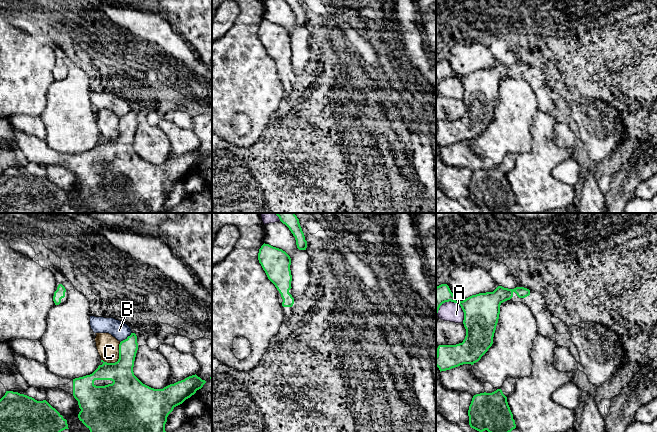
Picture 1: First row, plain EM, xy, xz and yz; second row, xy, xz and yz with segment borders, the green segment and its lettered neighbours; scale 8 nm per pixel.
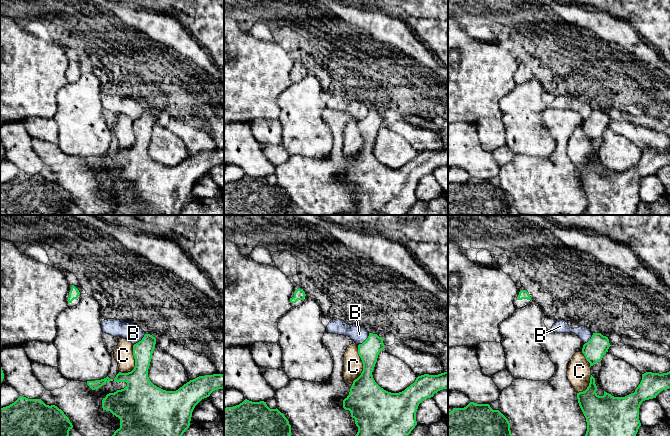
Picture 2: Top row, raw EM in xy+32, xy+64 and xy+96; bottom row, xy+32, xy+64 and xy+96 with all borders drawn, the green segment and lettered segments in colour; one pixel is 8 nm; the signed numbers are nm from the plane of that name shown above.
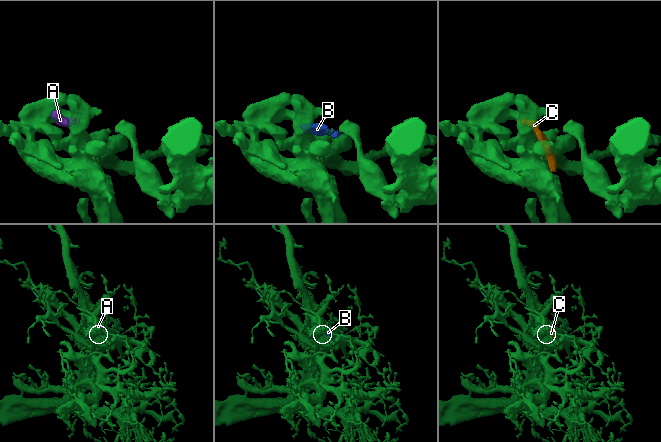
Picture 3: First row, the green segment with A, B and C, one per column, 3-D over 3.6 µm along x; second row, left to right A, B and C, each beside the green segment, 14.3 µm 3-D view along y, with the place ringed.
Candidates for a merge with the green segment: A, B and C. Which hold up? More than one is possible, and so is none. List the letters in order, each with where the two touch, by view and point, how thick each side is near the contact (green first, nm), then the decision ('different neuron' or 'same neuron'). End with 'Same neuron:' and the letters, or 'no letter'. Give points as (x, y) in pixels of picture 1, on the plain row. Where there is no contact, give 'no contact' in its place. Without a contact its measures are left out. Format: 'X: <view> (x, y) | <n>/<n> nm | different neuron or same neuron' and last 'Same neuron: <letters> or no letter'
A: yz (458, 79) | 280/160 nm | different neuron
B: xy (127, 113) | 150/140 nm | different neuron
C: xy (118, 135) | 260/180 nm | different neuron
Same neuron: no letter

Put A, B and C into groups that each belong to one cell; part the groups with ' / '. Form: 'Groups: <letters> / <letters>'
Groups: A B C

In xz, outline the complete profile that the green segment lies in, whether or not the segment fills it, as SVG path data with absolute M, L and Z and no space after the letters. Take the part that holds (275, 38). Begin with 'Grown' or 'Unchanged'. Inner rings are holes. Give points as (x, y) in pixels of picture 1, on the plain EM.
Grown. M264 19L259 25L258 36L268 55L277 64L284 93L289 94L294 80L290 32L282 25Z

